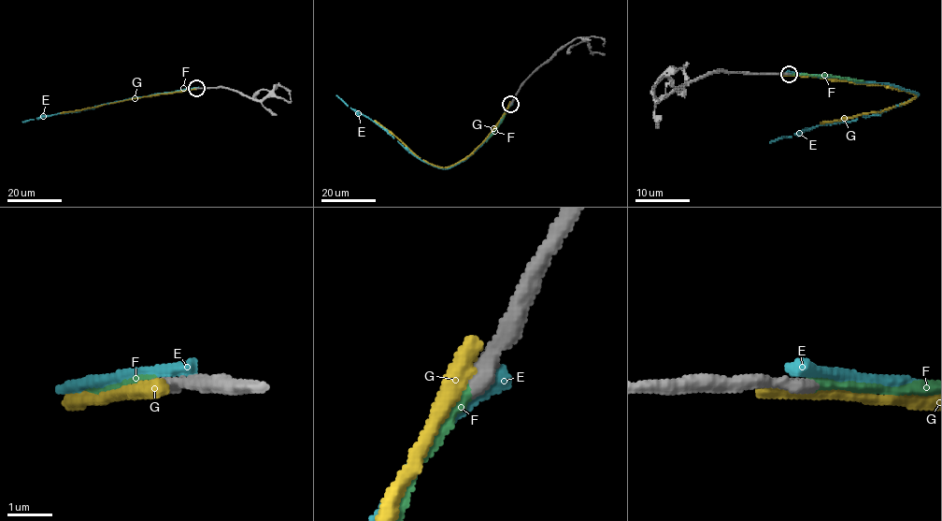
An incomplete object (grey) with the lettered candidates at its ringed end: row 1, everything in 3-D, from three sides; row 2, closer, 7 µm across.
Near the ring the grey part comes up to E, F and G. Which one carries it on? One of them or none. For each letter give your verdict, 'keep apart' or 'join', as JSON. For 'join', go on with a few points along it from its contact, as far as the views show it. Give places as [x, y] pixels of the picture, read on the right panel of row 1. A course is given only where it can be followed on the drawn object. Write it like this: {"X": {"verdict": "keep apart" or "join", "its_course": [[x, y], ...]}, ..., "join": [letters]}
{"E": {"verdict": "keep apart"}, "F": {"verdict": "join", "its_course": [[787, 74], [825, 74], [864, 81]]}, "G": {"verdict": "keep apart"}, "join": ["F"]}

